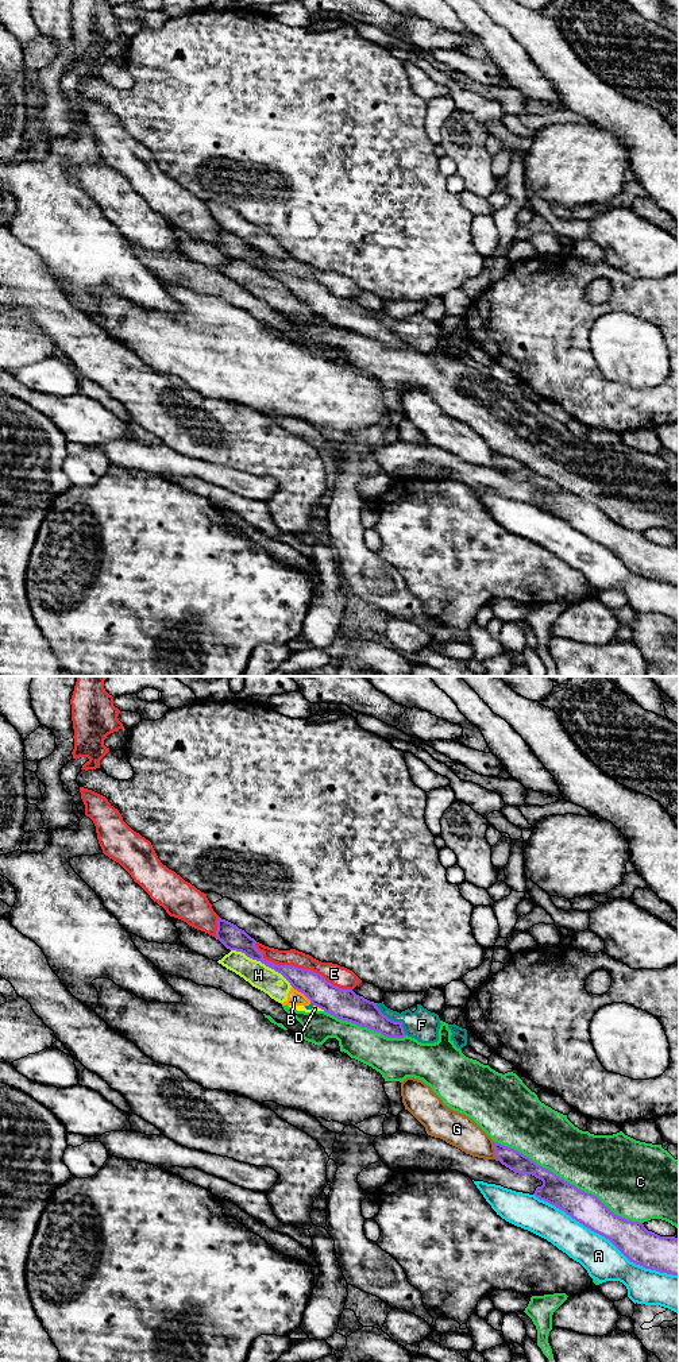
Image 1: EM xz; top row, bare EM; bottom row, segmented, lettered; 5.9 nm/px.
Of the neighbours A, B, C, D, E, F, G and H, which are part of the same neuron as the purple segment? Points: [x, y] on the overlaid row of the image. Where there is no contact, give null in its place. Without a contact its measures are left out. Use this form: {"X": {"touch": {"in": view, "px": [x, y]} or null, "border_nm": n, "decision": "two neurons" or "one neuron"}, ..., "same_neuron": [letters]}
{"A": {"touch": {"in": "xz", "px": [606, 1238]}, "border_nm": 1000, "decision": "two neurons"}, "B": {"touch": {"in": "xz", "px": [301, 992]}, "border_nm": 160, "decision": "two neurons"}, "C": {"touch": {"in": "xz", "px": [566, 1181]}, "border_nm": 1000, "decision": "two neurons"}, "D": {"touch": {"in": "xz", "px": [319, 1007]}, "border_nm": 80, "decision": "two neurons"}, "E": {"touch": {"in": "xz", "px": [301, 968]}, "border_nm": 650, "decision": "two neurons"}, "F": {"touch": {"in": "xz", "px": [393, 1021]}, "border_nm": 260, "decision": "two neurons"}, "G": {"touch": {"in": "xz", "px": [496, 1152]}, "border_nm": 140, "decision": "two neurons"}, "H": {"touch": {"in": "xz", "px": [262, 963]}, "border_nm": 420, "decision": "two neurons"}, "same_neuron": []}

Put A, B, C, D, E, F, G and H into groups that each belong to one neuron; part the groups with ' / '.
A / B D F H / C / E / G

